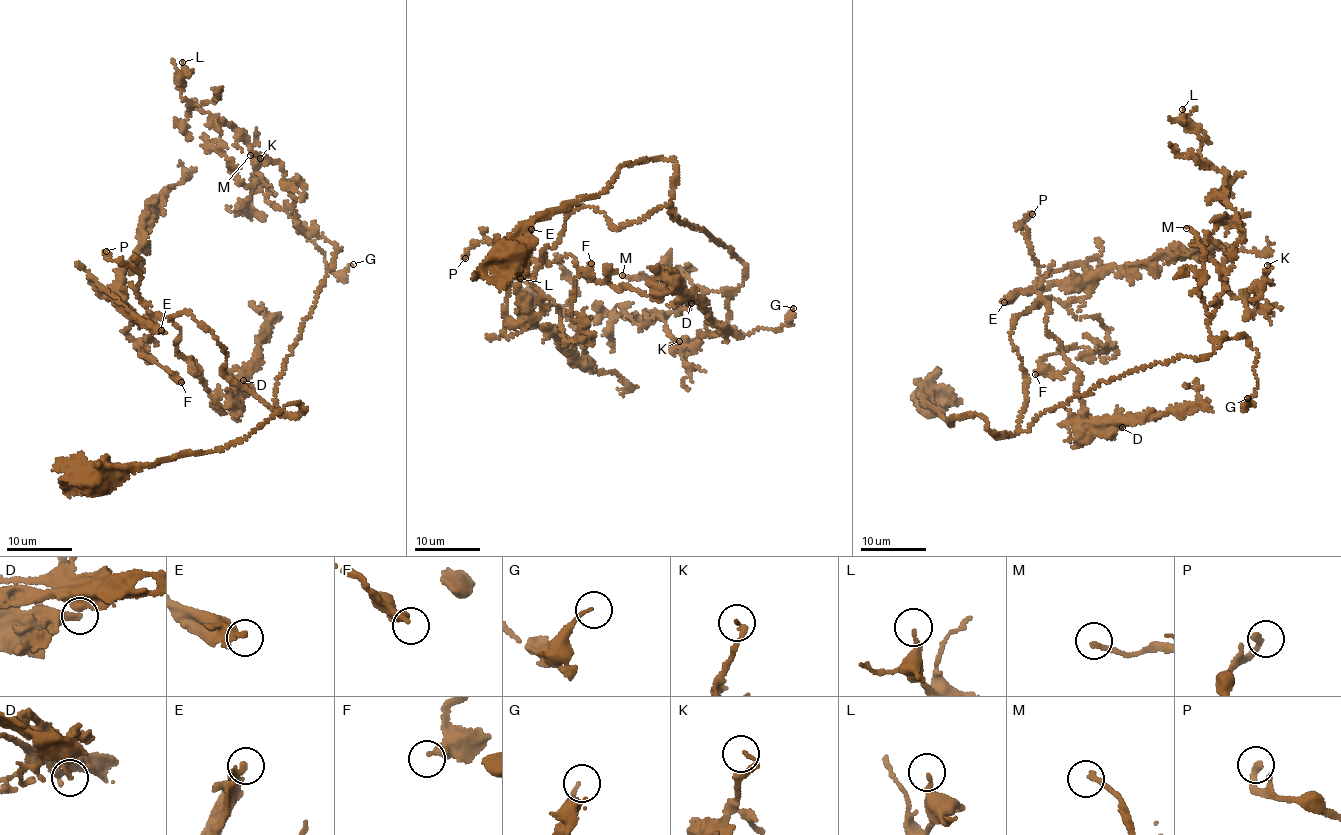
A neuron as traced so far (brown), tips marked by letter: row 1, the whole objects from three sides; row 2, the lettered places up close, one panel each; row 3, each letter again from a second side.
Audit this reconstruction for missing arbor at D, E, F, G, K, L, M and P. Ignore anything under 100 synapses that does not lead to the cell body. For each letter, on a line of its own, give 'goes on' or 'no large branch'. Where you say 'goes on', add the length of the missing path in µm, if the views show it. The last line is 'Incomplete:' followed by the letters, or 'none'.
D: no large branch
E: no large branch
F: no large branch
G: no large branch
K: no large branch
L: no large branch
M: no large branch
P: goes on; missing 40 µm
Incomplete: P

